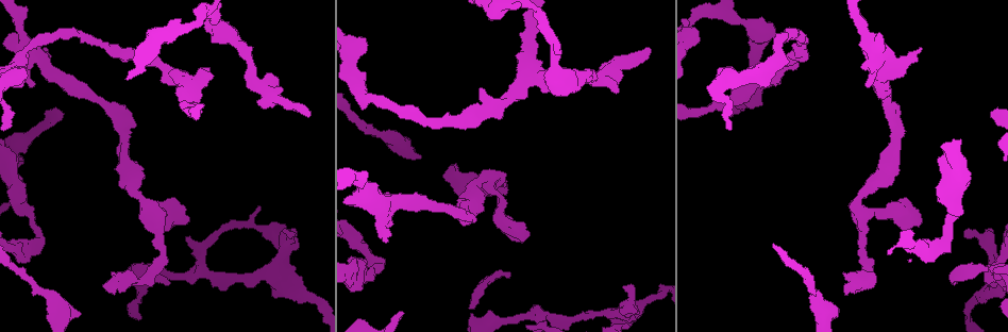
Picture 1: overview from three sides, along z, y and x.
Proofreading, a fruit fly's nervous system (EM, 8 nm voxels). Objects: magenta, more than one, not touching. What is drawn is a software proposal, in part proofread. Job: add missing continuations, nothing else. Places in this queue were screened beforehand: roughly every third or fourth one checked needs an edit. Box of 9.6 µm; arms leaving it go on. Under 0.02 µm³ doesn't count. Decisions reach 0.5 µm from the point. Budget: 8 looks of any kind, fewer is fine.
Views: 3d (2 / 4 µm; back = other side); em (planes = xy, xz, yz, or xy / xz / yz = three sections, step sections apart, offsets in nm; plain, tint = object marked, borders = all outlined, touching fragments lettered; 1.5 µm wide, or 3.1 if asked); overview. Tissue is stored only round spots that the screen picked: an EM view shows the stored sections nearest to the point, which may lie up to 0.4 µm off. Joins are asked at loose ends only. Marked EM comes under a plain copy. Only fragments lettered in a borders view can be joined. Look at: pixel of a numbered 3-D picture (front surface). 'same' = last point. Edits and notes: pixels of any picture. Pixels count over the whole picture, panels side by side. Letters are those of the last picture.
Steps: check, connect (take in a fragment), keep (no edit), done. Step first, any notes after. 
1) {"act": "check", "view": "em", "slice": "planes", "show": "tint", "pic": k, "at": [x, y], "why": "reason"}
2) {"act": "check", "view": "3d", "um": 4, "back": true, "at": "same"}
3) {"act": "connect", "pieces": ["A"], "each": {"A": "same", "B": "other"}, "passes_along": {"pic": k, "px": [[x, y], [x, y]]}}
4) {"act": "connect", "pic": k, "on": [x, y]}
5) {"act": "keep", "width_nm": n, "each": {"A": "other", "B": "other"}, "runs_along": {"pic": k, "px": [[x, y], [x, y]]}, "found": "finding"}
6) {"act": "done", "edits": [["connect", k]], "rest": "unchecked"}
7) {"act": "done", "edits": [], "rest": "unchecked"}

{"act": "check", "view": "em", "slice": "planes", "show": "borders", "pic": 1, "at": [548, 92], "why": "free end"}

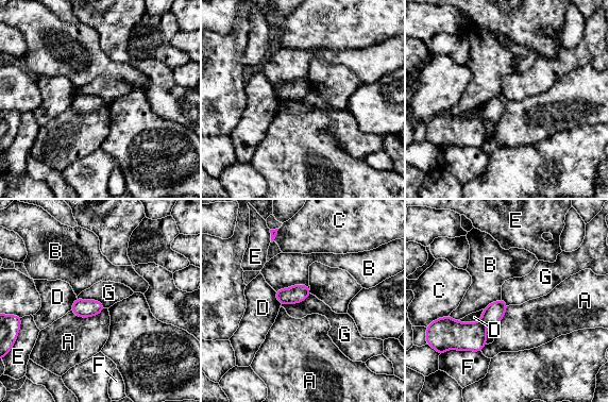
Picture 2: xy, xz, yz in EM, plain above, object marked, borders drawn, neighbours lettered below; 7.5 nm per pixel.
{"act": "keep", "each": {"A": "other", "B": "other", "C": "other", "D": "other", "E": "other", "F": "other", "G": "other"}, "border": {"pic": 2, "px": [[105, 308], [87, 317], [71, 311]]}, "found": "none of them fits"}

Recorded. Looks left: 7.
{"act": "check", "view": "em", "slice": "planes", "show": "borders", "pic": 1, "at": [649, 52], "why": "branch stops here"}

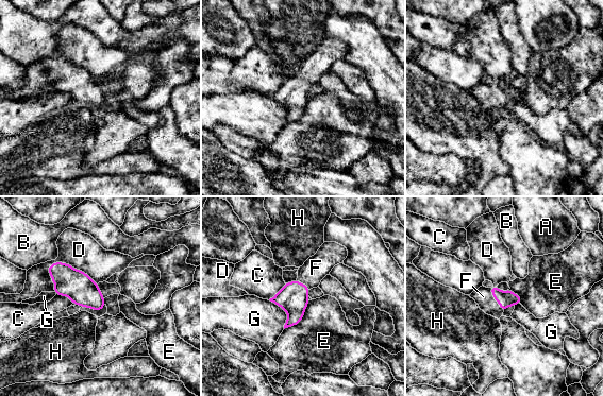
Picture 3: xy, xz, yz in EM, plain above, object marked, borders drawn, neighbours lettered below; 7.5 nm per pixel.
{"act": "connect", "pieces": ["F"], "each": {"A": "other", "B": "other", "C": "other", "D": "other", "E": "other", "F": "same", "G": "other", "H": "other"}, "passes_along": {"pic": 3, "px": [[505, 298], [495, 298], [483, 296]]}, "found": "the cell continues"}

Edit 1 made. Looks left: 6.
{"act": "check", "view": "3d", "um": 4, "pic": 1, "at": [400, 311], "why": "an open end"}

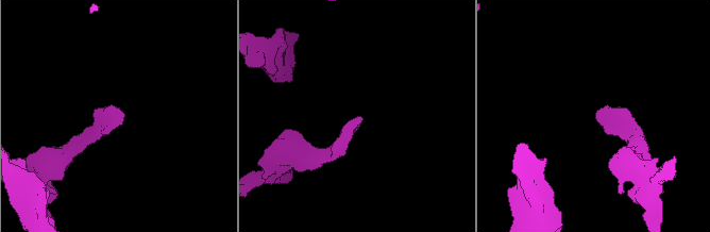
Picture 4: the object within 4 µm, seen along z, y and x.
{"act": "check", "view": "em", "slice": "planes", "show": "borders", "pic": 4, "at": [120, 113], "why": "need the tissue"}

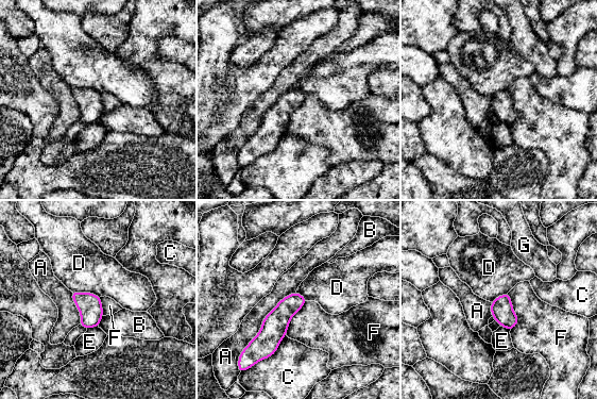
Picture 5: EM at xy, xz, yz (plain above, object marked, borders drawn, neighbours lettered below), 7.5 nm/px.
{"act": "keep", "each": {"A": "other", "B": "other", "C": "other", "D": "other", "E": "other", "F": "other", "G": "other"}, "runs_along": {"pic": 5, "px": [[301, 298], [275, 323], [262, 354]]}, "found": "none of them fits"}

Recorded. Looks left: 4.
{"act": "done", "edits": [["connect", 3]], "rest": "unchecked"}

